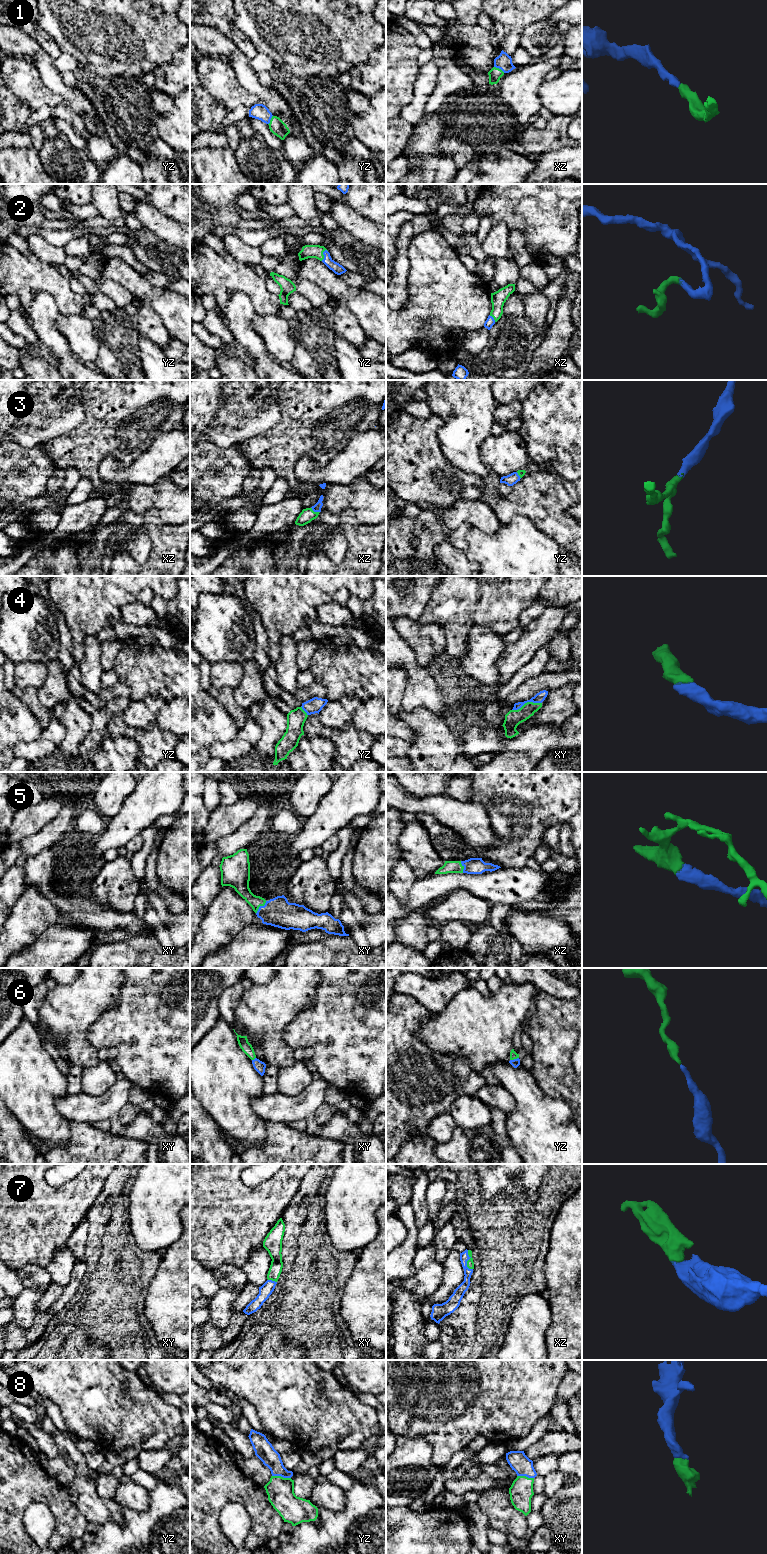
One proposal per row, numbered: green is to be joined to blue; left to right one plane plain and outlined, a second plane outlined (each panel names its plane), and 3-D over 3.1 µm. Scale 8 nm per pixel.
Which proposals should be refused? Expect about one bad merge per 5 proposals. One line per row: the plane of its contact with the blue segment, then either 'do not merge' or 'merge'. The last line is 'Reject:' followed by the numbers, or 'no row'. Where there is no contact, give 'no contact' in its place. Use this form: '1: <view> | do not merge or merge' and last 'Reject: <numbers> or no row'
1: xz | merge
2: yz | merge
3: xz | merge
4: xy | merge
5: xy | merge
6: yz | merge
7: xz | merge
8: yz | merge
Reject: no row

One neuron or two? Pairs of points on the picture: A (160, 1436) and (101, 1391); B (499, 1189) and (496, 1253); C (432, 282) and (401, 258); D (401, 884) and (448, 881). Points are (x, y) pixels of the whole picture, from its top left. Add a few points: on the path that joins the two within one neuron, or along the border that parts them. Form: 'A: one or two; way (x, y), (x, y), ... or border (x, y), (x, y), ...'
A: one; way (151, 1421), (129, 1419), (118, 1408)
B: one; way (501, 1205), (501, 1237)
C: two; border (410, 241), (408, 247), (409, 273), (406, 288)
D: two; border (417, 879), (410, 887), (406, 899), (401, 903)

